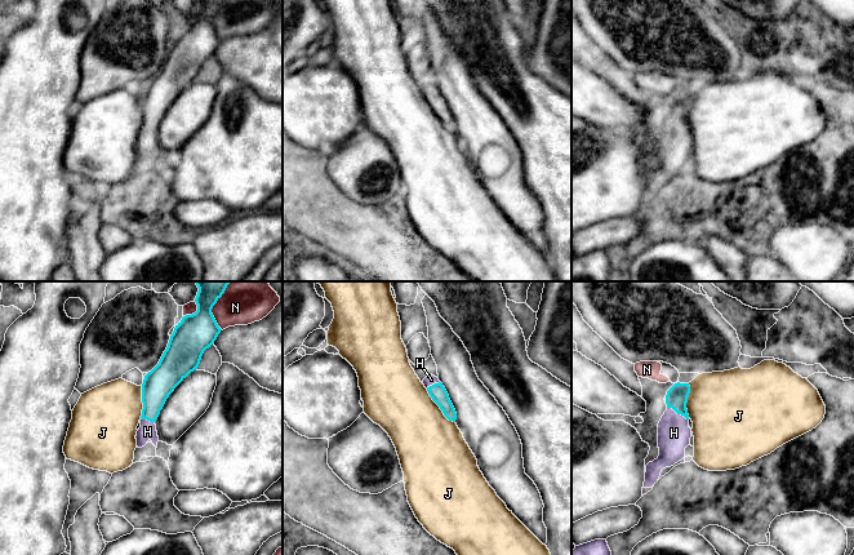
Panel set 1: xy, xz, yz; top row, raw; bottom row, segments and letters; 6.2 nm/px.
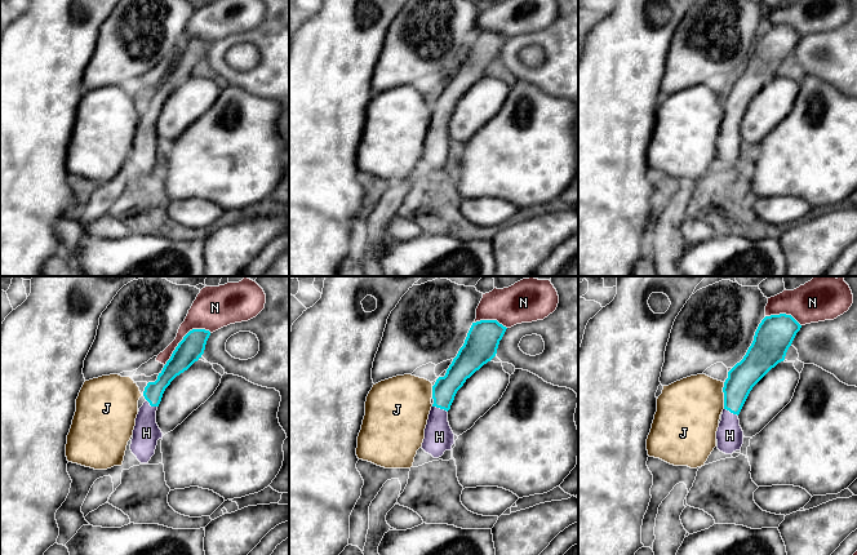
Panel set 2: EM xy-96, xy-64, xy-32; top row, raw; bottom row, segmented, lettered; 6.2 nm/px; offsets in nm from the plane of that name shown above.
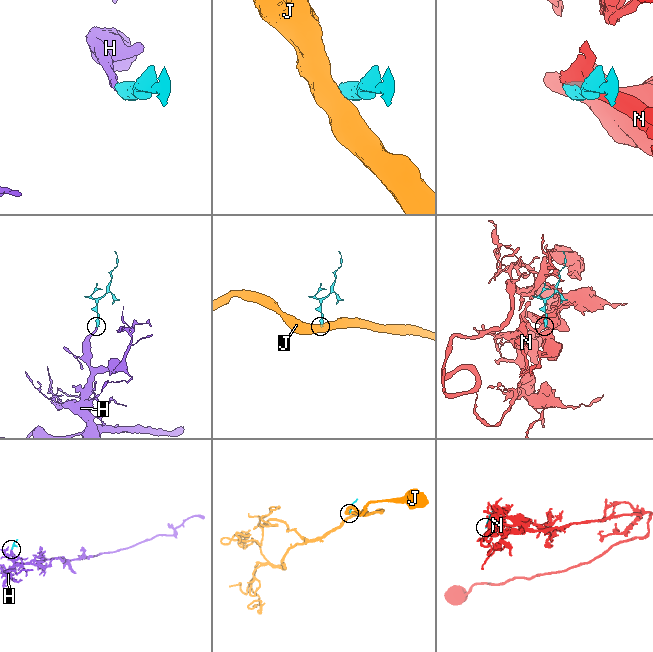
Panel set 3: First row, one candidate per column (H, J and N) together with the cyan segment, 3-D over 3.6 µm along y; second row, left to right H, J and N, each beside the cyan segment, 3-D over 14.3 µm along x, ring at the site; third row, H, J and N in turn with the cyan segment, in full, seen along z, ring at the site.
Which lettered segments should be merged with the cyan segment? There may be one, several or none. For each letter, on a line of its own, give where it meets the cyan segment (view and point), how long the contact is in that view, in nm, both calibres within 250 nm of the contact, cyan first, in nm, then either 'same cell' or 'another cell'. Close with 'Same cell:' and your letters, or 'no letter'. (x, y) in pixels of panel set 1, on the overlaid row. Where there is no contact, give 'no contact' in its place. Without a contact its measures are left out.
H: meets cyan in yz at (677, 413); contact 160 nm long; 140 nm thick on the cyan side, 200 nm on the other; same cell
J: meets cyan in xz at (439, 405); contact 280 nm long; 100 nm thick on the cyan side, 400 nm on the other; another cell
N: meets cyan in xy at (213, 305); contact 300 nm long; 240 nm thick on the cyan side, 300 nm on the other; another cell
Same cell: H

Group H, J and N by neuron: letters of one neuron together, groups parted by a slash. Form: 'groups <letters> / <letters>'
groups H / J / N

